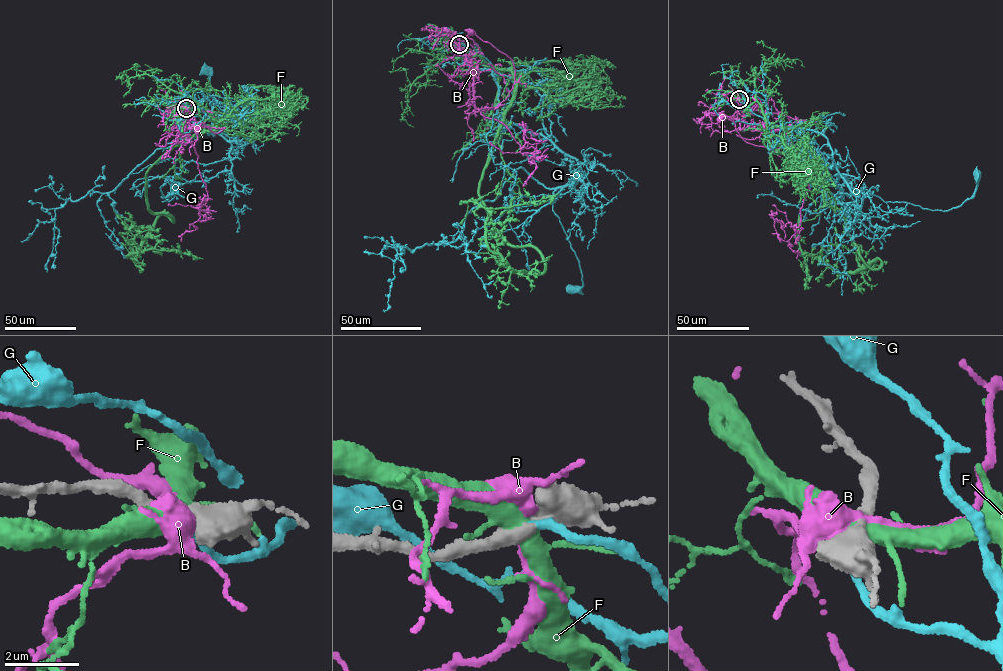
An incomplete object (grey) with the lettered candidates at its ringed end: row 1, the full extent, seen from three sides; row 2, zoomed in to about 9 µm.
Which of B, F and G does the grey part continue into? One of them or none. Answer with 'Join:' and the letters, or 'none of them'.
Join: G

